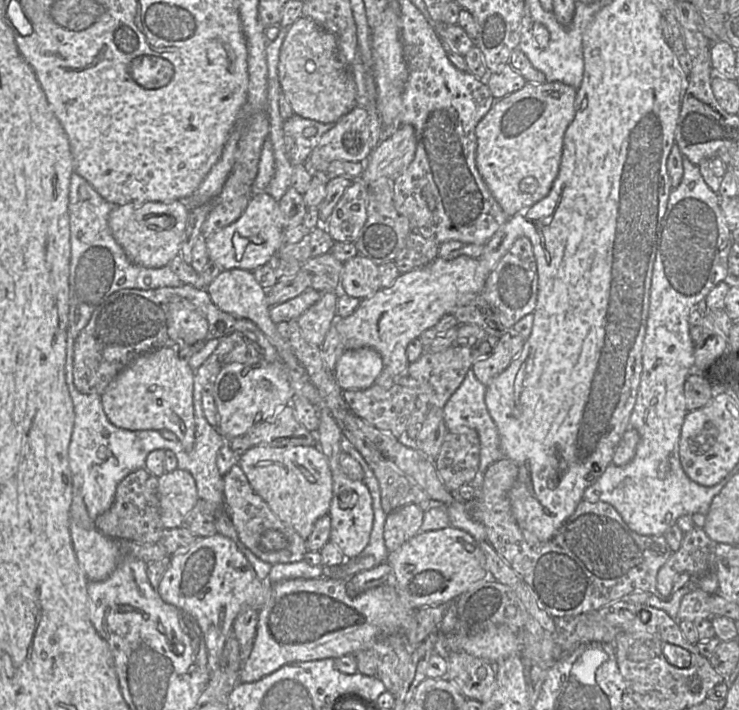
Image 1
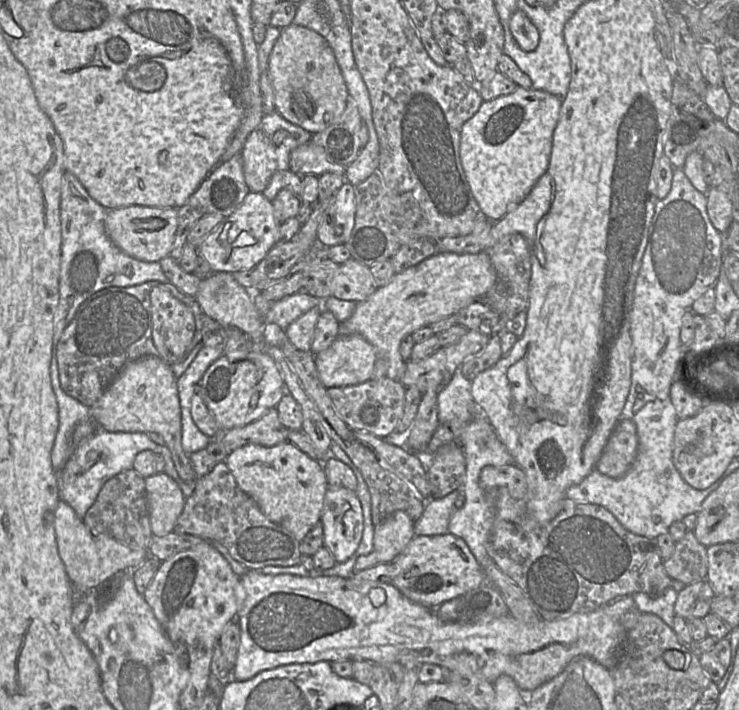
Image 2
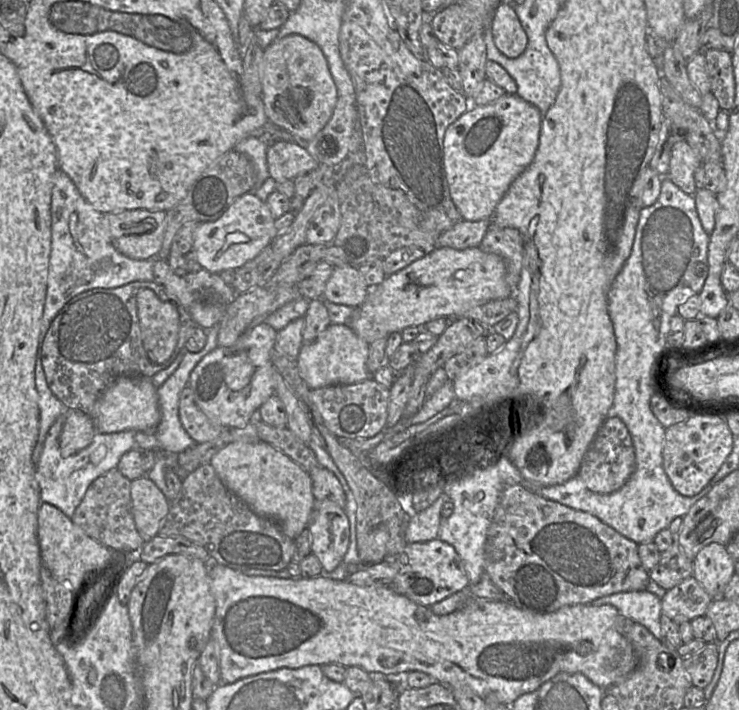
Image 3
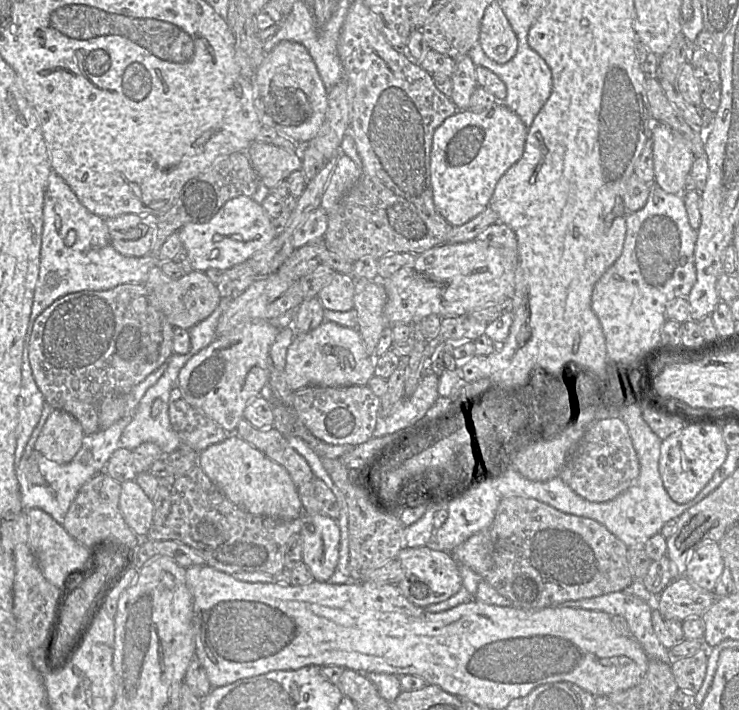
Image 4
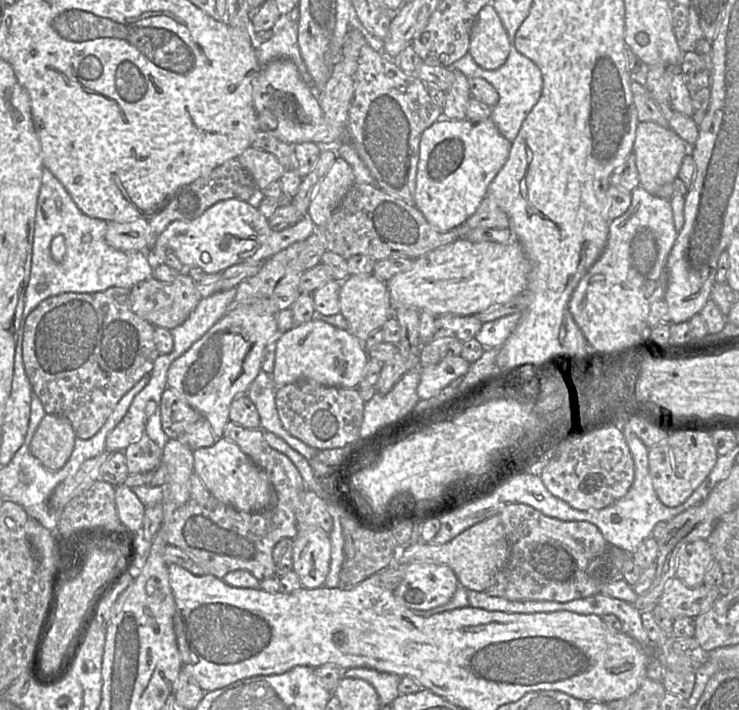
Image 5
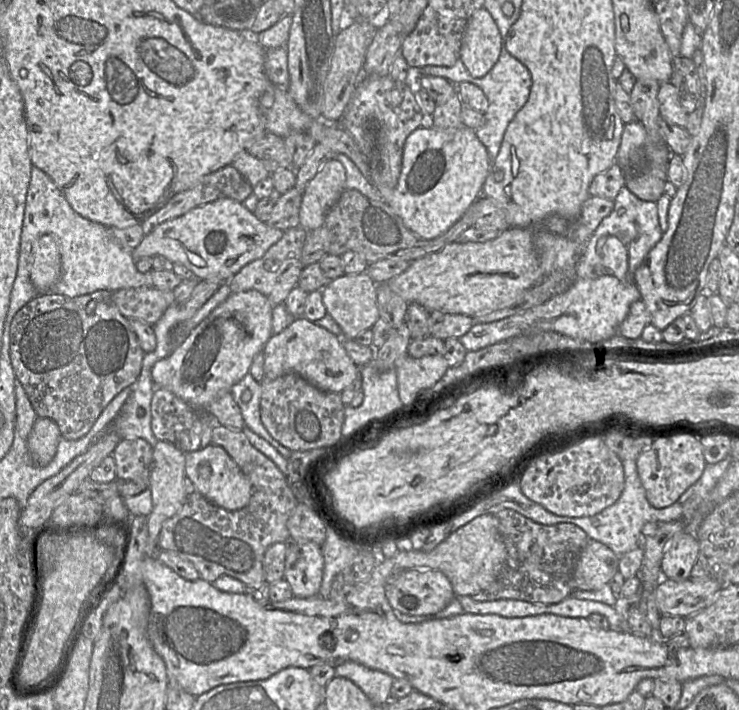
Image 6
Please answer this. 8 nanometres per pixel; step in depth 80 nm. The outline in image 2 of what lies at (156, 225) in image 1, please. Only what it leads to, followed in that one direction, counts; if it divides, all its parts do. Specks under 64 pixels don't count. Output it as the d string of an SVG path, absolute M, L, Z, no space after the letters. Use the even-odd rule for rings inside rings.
M130 205L107 211L105 228L112 242L126 255L145 262L160 262L170 255L178 228L178 208Z

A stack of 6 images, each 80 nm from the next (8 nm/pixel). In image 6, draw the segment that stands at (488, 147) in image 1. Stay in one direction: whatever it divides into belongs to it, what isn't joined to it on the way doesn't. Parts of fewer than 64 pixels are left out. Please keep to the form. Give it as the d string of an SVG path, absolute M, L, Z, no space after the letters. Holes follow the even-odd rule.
M463 125L452 129L420 127L406 139L397 185L377 189L407 228L431 240L446 233L478 200L491 168L492 161L476 130Z

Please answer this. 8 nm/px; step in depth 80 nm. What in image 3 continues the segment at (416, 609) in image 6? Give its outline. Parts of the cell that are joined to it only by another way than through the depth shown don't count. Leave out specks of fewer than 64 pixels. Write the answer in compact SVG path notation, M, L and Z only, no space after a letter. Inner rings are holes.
M438 538L407 543L398 555L398 560L400 571L388 588L423 606L430 607L469 585L464 566L455 548Z

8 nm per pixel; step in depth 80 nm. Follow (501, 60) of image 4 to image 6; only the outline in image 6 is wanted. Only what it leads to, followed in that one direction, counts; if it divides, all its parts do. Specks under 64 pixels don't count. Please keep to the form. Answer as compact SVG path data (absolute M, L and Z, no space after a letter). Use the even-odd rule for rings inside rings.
M484 7L471 15L465 28L459 60L474 78L483 77L496 64L503 38L493 17Z

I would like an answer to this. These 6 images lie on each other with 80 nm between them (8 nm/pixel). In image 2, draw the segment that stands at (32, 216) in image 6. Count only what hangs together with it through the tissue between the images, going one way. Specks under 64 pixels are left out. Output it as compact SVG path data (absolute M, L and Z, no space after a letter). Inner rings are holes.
M71 172L64 173L60 196L61 220L61 264L59 276L59 321L63 320L67 311L79 306L92 294L110 287L131 287L149 281L168 283L159 262L145 262L137 260L122 252L109 238L105 219L107 209L95 201L79 179Z

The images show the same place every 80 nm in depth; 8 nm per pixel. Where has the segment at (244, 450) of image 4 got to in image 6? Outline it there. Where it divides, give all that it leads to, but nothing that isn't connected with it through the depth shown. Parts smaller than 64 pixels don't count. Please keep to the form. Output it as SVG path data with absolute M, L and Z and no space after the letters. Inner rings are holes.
M209 444L203 449L186 453L185 474L195 489L217 506L228 510L238 510L250 501L252 486L249 479L221 446Z

